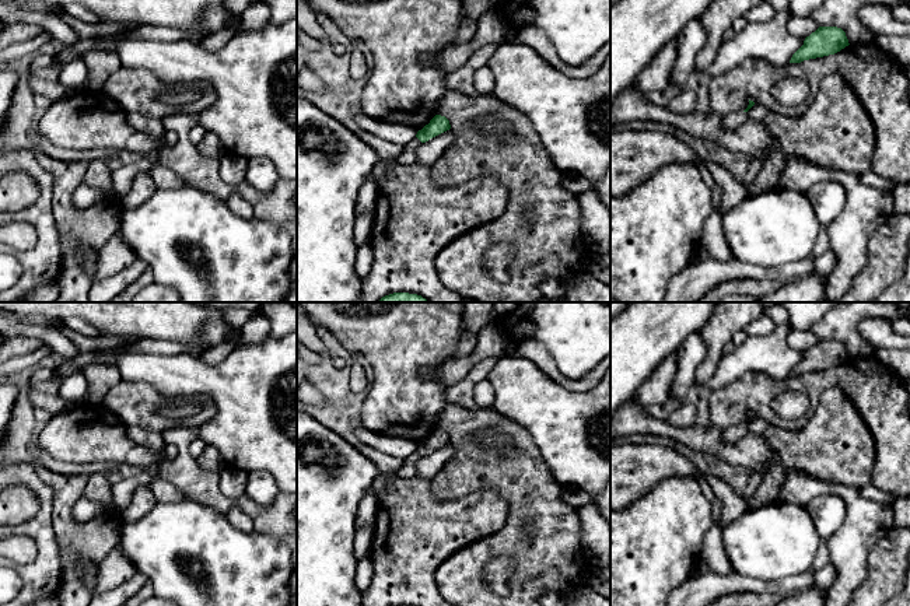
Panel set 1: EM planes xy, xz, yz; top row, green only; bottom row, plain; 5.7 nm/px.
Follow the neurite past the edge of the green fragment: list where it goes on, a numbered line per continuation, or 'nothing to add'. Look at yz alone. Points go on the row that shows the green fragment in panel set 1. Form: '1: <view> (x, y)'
1: yz (734, 121)

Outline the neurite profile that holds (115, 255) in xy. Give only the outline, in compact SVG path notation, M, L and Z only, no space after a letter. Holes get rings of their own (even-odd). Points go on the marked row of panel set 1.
M118 232L99 249L95 280L108 279L137 260L133 249Z

